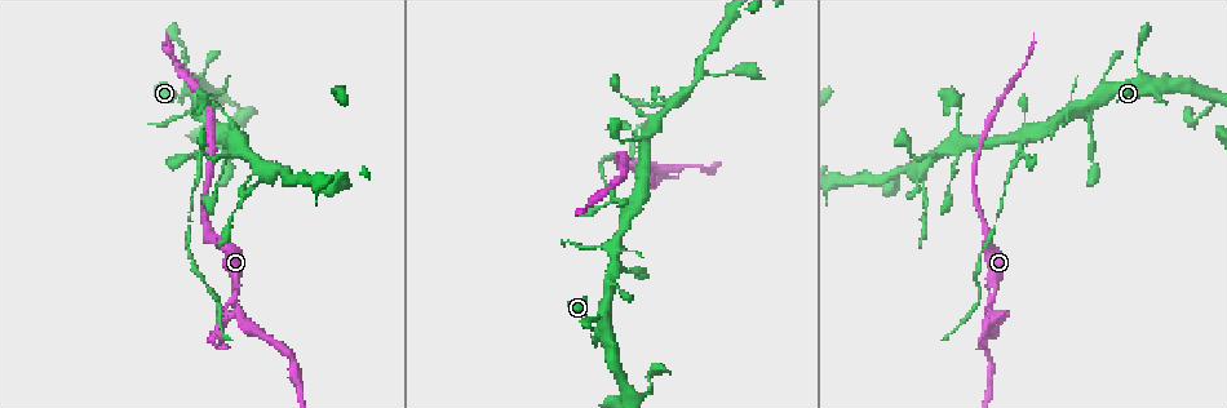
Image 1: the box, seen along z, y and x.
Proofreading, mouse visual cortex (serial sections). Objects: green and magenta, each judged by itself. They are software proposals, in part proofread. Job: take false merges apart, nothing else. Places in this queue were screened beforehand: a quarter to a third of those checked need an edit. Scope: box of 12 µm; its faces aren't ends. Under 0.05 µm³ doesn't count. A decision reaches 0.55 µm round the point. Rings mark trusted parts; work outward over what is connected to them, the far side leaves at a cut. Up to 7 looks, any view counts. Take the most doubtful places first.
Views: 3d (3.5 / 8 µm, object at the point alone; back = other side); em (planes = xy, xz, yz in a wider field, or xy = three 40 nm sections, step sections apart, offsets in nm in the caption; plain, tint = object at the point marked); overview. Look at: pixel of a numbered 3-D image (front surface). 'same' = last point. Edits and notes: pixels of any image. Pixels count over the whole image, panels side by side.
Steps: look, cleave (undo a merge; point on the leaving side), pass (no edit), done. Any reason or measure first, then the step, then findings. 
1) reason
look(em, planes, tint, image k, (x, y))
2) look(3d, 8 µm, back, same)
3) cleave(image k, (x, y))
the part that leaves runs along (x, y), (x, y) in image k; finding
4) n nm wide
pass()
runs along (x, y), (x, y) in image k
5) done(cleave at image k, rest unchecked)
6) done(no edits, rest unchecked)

arms part here
look(3d, 3.5 µm, image 1, (234, 298))

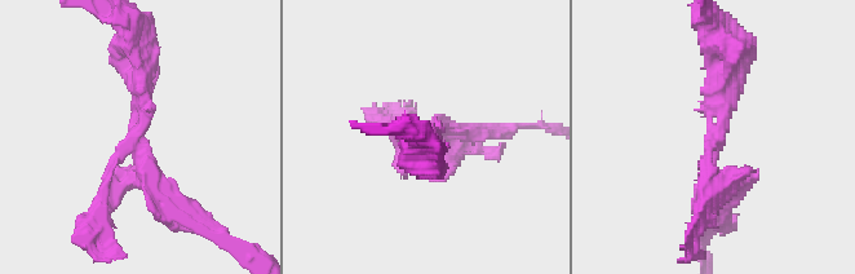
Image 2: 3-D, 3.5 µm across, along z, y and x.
look(em, xy, step 2, tint, image 2, (139, 137))

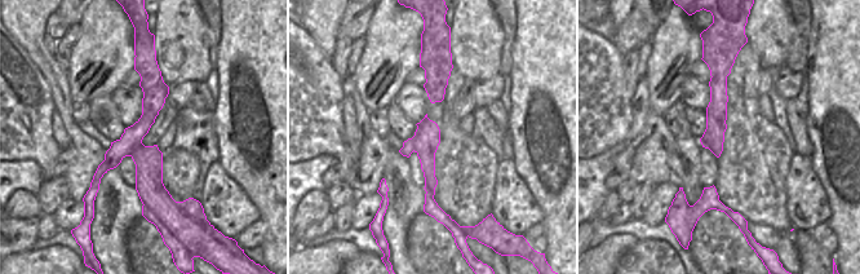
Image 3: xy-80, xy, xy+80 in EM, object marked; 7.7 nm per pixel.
cleave(image 2, (98, 200))
the part that leaves runs along (124, 145), (101, 200), (116, 256) in image 2; a second cell is stuck on

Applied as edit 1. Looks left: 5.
redraw
look(overview)

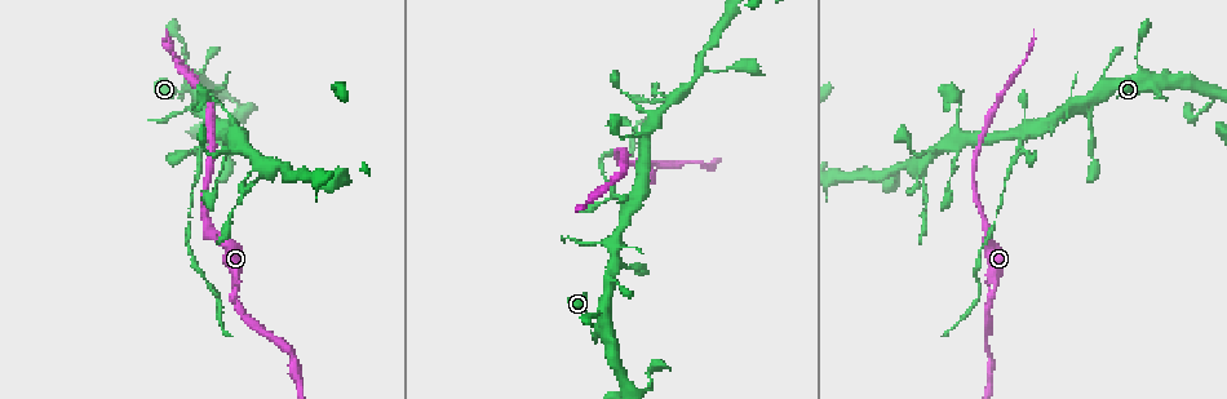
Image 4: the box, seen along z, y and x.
a fork
look(em, xy, step 3, tint, image 4, (1029, 129))

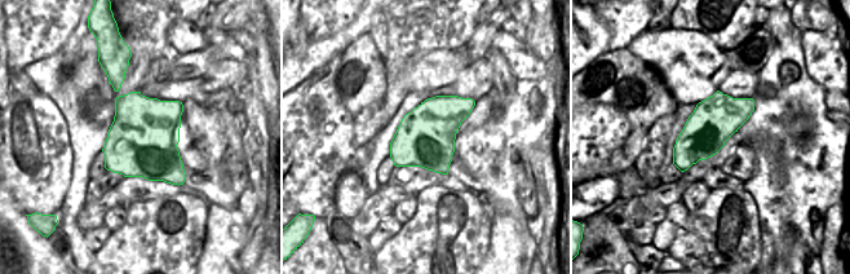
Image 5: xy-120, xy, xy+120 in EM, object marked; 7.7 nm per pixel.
wider look
look(3d, 3.5 µm, same)

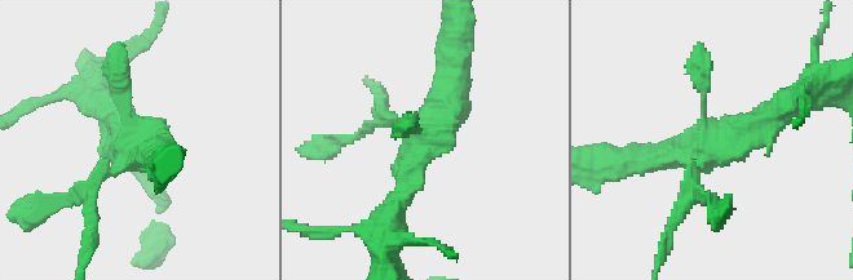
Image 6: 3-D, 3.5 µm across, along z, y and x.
cleave(image 6, (679, 208))
the part that leaves runs along (695, 169), (668, 229), (659, 267) in image 6; two cells meet here

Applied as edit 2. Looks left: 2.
branch point
look(3d, 3.5 µm, image 4, (921, 163))

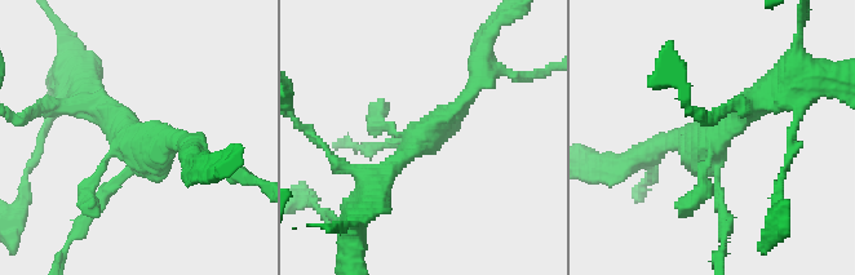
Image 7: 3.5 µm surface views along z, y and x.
now the EM
look(em, xy, step 3, tint, image 7, (140, 140))

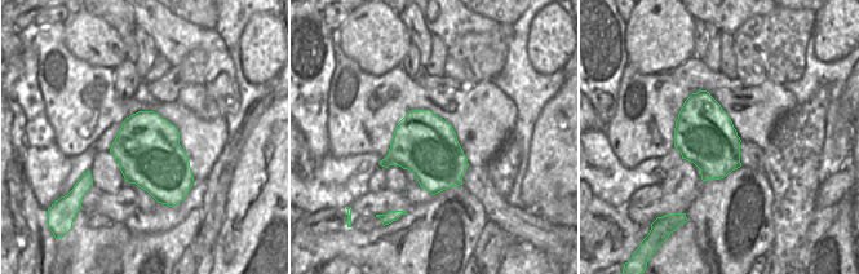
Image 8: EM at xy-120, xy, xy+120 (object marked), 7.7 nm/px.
pass()
runs along (377, 186), (460, 106), (479, 74) in image 7; continuous, no second cell

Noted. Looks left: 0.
done(cleave at image 2, cleave at image 6, rest unchecked)

